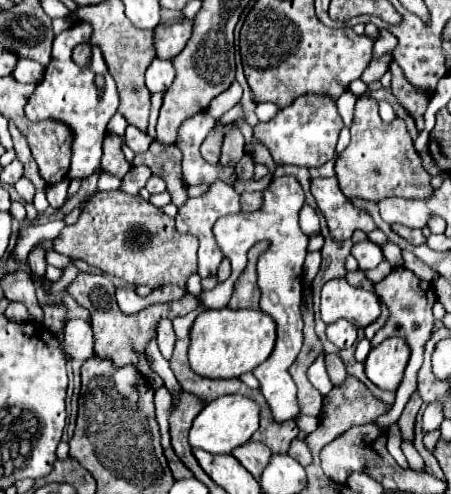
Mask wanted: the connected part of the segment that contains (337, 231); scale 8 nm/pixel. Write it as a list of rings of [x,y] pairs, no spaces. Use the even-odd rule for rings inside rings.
[[[336,177],[312,179],[310,191],[316,197],[318,209],[326,217],[326,223],[328,223],[328,229],[330,229],[330,235],[334,237],[334,241],[350,239],[356,229],[360,229],[364,233],[376,229],[372,217],[366,211],[356,209],[344,197],[344,193],[338,187]]]

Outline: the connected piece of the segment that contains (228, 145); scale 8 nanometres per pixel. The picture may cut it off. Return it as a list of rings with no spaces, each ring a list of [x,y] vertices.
[[[232,123],[232,129],[224,133],[220,163],[234,167],[242,157],[244,157],[244,137],[242,137],[238,125]]]

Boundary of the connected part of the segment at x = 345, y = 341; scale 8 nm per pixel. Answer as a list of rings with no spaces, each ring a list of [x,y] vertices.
[[[344,319],[330,323],[326,327],[326,335],[338,349],[346,349],[356,343],[356,329],[354,325],[350,325],[350,321],[344,321]]]

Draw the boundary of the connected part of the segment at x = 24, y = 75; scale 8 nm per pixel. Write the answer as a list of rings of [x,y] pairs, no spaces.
[[[20,59],[18,65],[14,67],[12,77],[18,83],[32,83],[32,85],[36,85],[42,79],[42,73],[44,73],[44,67],[40,63],[28,61],[28,59]]]

